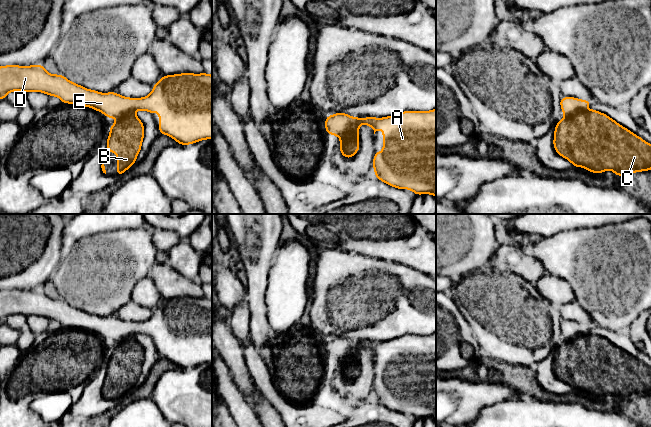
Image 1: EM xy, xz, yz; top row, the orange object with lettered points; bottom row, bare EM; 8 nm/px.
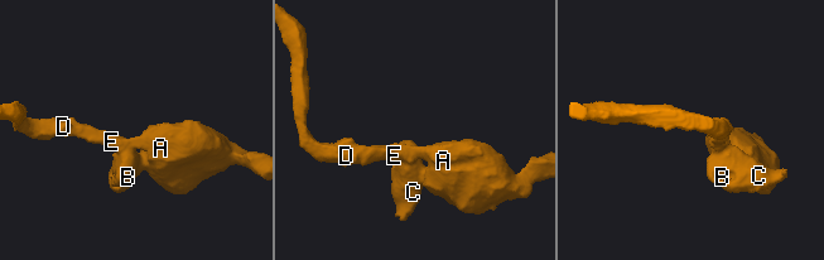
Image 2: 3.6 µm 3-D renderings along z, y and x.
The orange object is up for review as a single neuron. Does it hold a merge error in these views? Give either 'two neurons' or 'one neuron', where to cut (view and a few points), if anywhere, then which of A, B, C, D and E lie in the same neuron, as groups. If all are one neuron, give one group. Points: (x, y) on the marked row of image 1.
two neurons; cut yz (582, 109), (565, 115); groups A D E / B C

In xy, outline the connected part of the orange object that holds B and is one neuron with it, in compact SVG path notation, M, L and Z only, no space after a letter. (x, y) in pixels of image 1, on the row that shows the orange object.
M134 112L120 117L110 127L107 150L117 154L117 176L135 164L143 137L144 125Z

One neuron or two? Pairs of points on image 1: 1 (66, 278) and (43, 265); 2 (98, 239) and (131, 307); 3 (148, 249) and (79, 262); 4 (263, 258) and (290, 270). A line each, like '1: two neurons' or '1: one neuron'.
1: two neurons
2: two neurons
3: one neuron
4: two neurons

